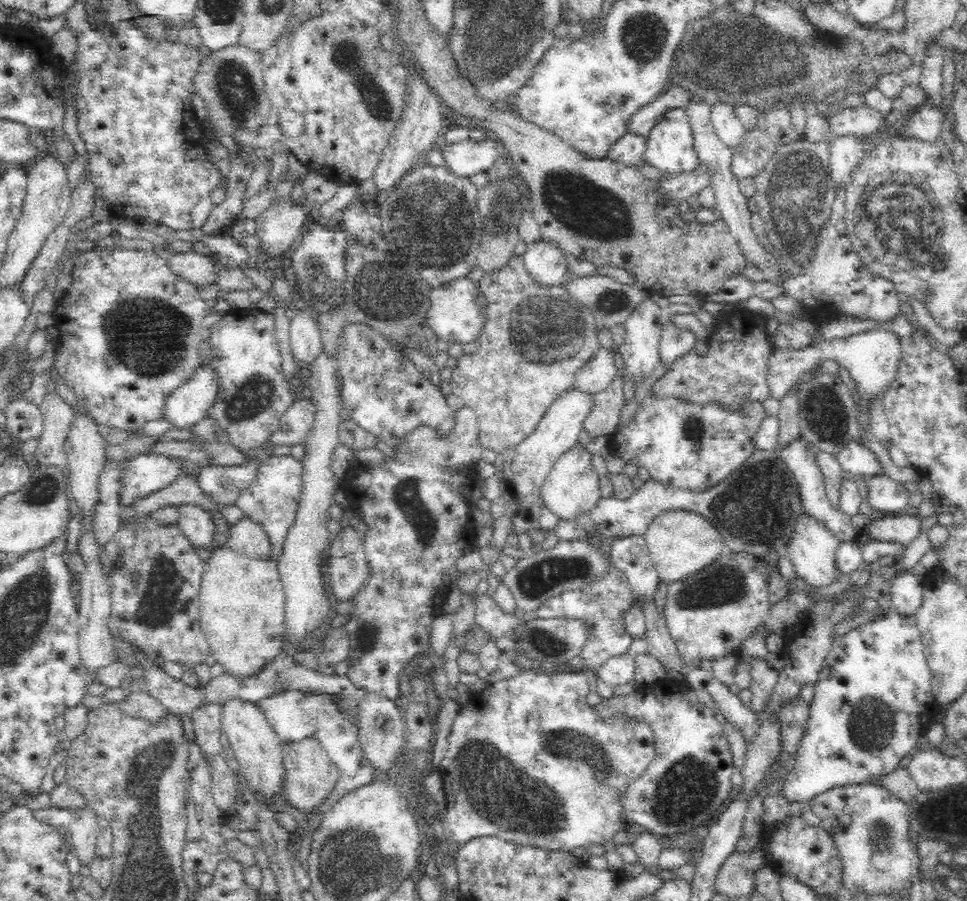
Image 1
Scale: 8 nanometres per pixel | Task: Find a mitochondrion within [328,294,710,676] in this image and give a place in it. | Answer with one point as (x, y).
(544, 577)

